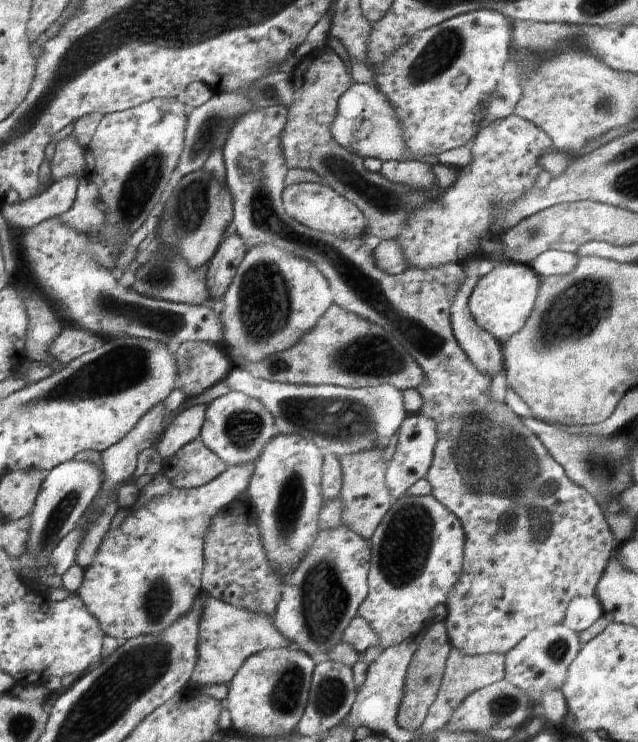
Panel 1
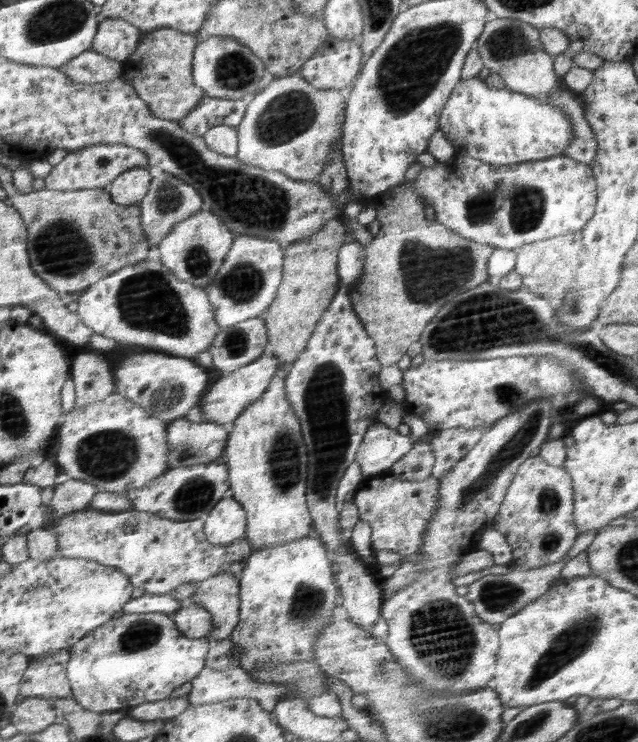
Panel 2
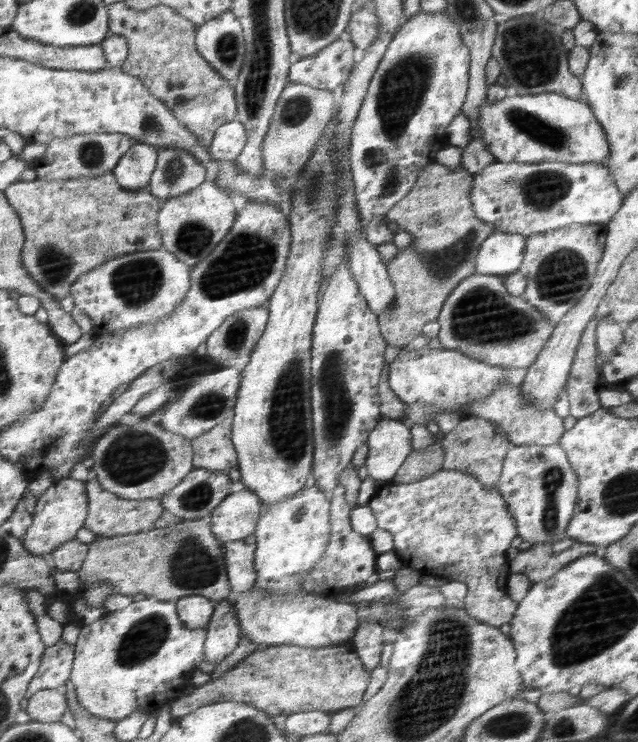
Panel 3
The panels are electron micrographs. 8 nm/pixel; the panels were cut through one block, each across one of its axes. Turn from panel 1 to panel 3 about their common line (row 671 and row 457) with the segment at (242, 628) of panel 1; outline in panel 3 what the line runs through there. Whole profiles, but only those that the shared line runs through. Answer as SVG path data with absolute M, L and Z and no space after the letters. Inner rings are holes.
M226 419L198 439L191 439L195 449L195 469L229 471L238 468L238 455L231 439L231 420Z

